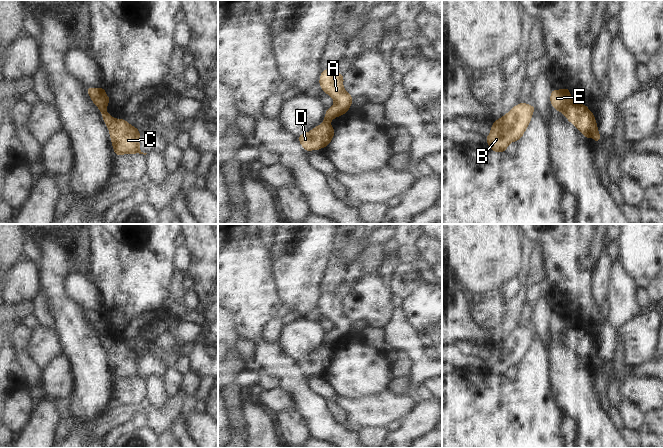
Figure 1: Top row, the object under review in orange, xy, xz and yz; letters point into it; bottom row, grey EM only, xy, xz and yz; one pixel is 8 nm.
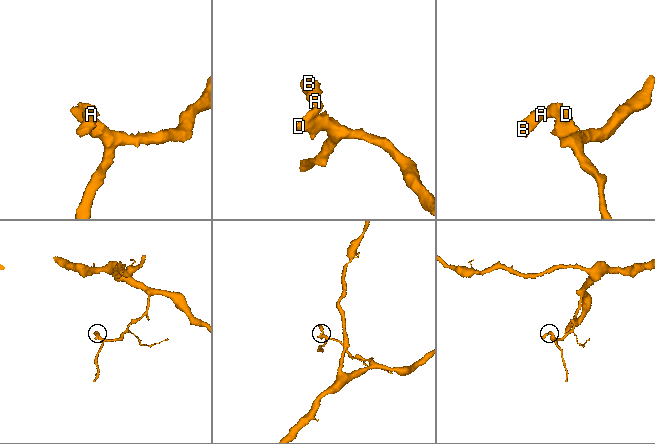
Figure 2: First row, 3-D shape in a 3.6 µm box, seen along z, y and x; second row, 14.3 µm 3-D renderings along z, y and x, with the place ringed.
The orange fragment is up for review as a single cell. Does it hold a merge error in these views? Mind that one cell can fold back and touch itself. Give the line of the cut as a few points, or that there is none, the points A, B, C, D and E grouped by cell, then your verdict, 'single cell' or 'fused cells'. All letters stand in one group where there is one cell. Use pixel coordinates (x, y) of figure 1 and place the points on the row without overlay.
cut in yz along (570, 322), (563, 337); A B E / C D; fused cells

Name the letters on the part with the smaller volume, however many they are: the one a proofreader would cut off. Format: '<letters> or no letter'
A, B, E

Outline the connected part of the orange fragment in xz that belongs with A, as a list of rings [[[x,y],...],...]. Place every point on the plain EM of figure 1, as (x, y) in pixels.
[[[334,292],[322,295],[319,308],[322,315],[334,323],[334,329],[326,333],[324,346],[330,348],[334,342],[344,339],[352,329],[352,320],[343,311],[343,298],[337,297]]]

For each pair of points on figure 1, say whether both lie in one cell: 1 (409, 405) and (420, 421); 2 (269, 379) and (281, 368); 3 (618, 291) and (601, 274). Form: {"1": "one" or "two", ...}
{"1": "two", "2": "two", "3": "two"}

